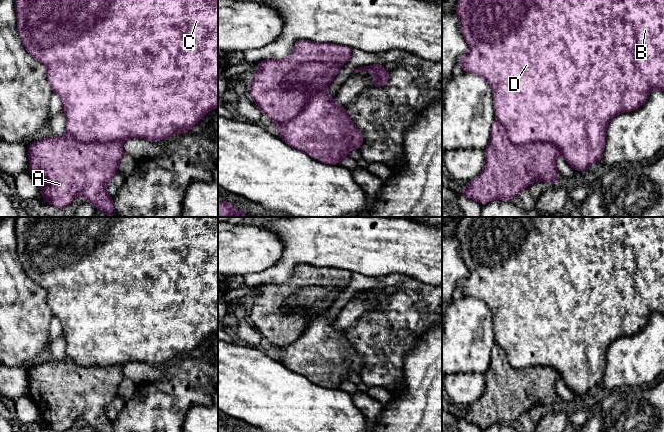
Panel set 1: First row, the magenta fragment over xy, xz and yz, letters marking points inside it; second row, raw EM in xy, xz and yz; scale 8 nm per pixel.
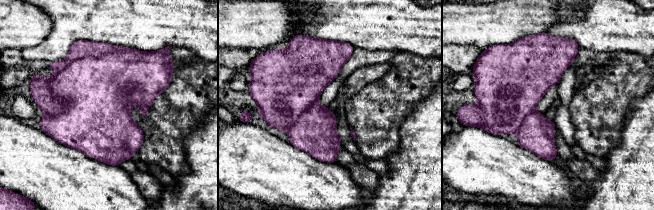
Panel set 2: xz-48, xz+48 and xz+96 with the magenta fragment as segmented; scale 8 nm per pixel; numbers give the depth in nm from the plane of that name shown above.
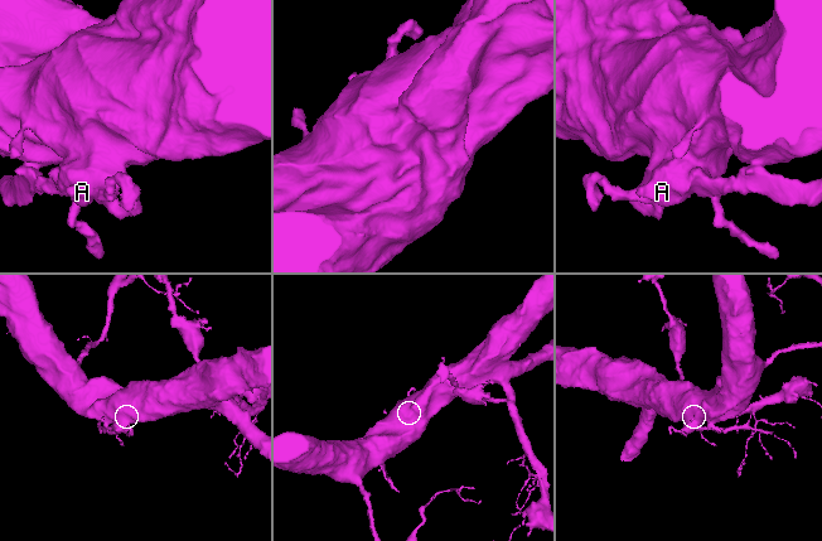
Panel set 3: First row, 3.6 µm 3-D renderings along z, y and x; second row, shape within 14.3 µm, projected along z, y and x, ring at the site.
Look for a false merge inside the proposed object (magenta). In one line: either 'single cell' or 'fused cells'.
fused cells

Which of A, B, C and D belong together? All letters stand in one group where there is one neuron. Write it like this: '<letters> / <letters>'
A / B C D

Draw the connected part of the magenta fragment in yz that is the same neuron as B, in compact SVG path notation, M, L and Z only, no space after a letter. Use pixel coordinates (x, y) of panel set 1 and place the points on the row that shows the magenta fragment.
M458 0L455 7L460 22L462 34L469 44L469 51L457 59L464 73L473 73L484 78L492 88L496 120L505 128L510 141L515 145L523 145L530 142L548 142L556 146L564 156L566 162L578 172L589 170L591 164L602 159L605 145L605 131L608 122L616 115L624 112L632 112L646 102L652 89L660 89L664 92L664 0Z

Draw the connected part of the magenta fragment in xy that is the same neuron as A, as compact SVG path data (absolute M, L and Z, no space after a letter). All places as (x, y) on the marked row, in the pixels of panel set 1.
M66 132L58 137L46 136L27 146L29 155L29 172L37 182L43 199L56 208L67 207L77 195L82 195L96 209L108 217L113 213L113 197L106 192L106 184L118 172L118 164L125 154L121 140L84 142L77 140Z

